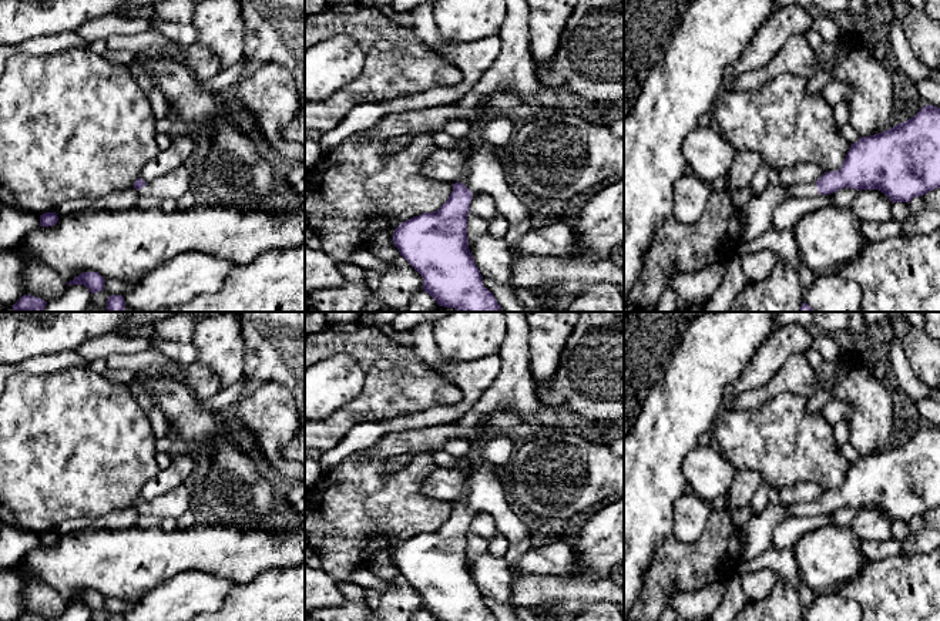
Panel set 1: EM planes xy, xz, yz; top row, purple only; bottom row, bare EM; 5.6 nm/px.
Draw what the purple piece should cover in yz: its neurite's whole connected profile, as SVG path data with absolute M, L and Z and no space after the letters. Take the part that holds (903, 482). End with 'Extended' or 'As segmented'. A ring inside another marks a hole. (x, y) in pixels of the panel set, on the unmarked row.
M923 426L914 436L883 452L860 456L852 463L837 490L825 491L813 503L786 507L790 517L813 517L842 507L879 508L893 521L910 521L914 516L940 507L940 427Z. Extended

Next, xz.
M481 463L470 467L464 494L453 503L450 516L437 530L413 536L395 548L392 558L395 565L423 595L423 608L436 621L497 621L484 605L483 595L469 568L467 533L474 513L489 514L494 520L497 533L504 536L508 543L531 537L533 523L514 506L493 466Z. Extended

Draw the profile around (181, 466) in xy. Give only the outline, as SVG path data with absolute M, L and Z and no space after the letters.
M189 454L174 456L165 470L160 470L154 479L144 484L140 497L151 501L184 486L185 479L194 471L194 466L195 463Z

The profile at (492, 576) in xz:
M490 551L480 557L469 557L469 568L483 597L503 602L516 611L517 605L511 602L510 585L511 574L503 557Z

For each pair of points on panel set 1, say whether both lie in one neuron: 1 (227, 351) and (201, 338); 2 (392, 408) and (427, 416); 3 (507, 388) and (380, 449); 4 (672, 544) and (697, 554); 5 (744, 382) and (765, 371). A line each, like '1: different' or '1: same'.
1: same
2: different
3: same
4: same
5: same

